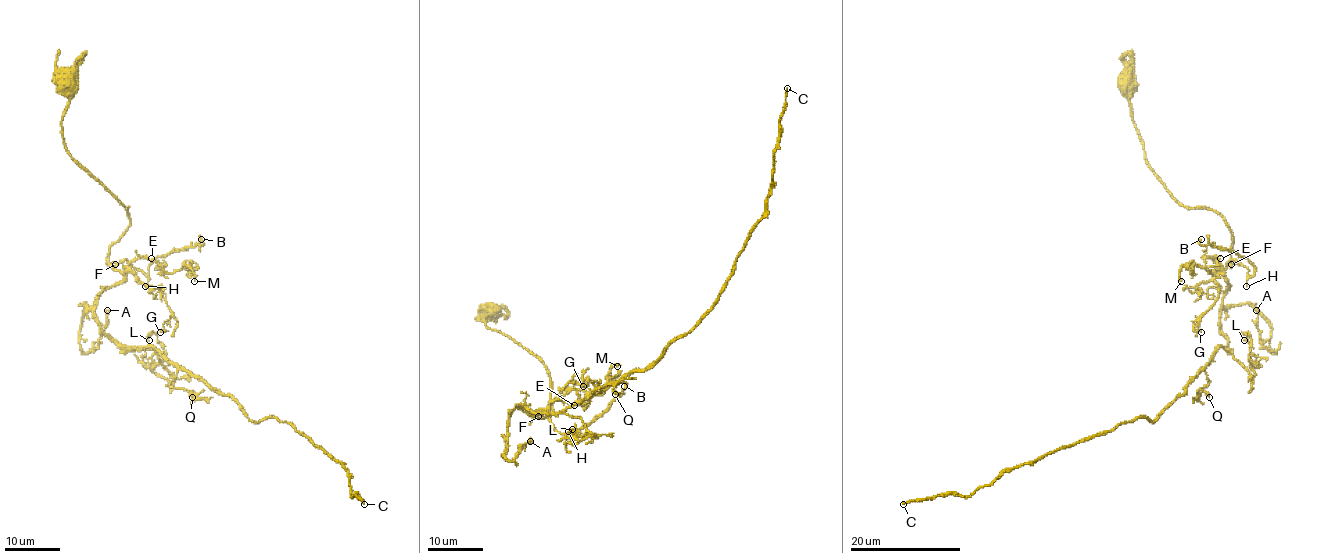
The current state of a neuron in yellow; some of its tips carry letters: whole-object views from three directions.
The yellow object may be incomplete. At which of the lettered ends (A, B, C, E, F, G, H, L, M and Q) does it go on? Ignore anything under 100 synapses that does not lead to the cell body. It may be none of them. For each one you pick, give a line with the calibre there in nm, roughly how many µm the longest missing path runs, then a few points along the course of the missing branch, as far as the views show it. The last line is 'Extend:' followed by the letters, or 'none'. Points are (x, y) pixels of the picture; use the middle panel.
C: calibre 160 nm; missing 250 µm
Extend: C

